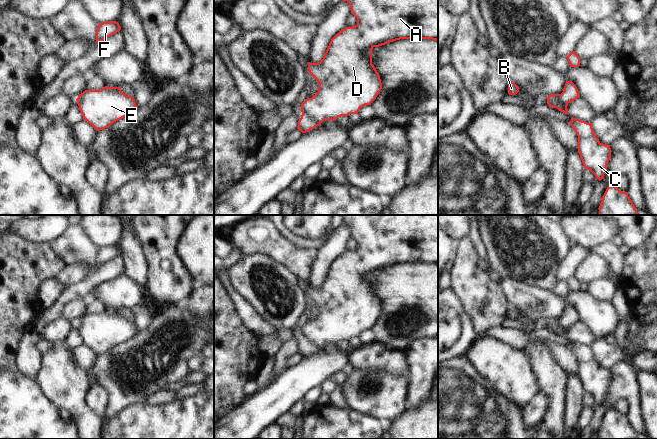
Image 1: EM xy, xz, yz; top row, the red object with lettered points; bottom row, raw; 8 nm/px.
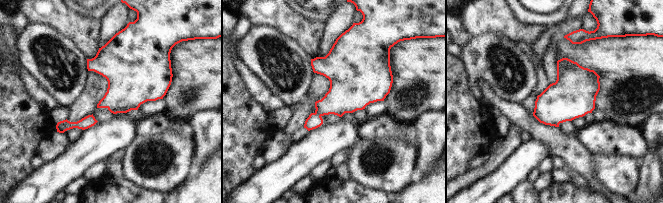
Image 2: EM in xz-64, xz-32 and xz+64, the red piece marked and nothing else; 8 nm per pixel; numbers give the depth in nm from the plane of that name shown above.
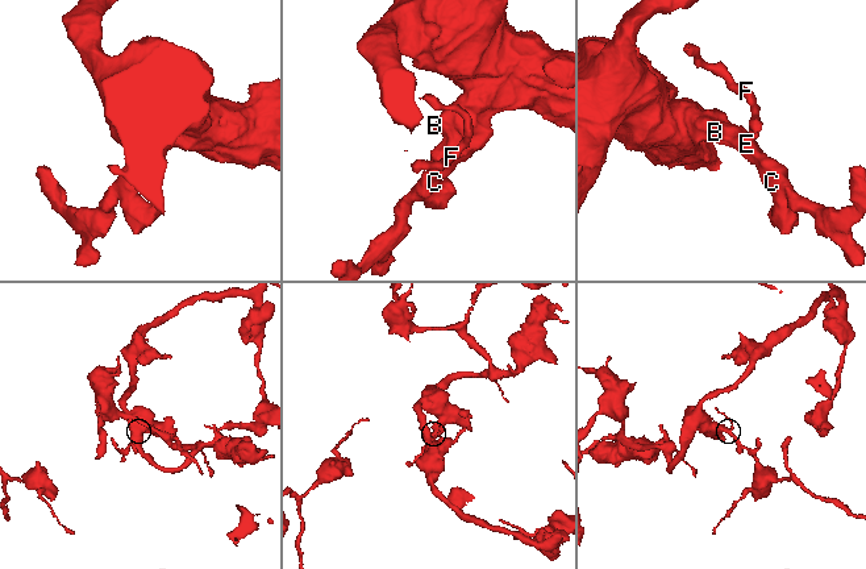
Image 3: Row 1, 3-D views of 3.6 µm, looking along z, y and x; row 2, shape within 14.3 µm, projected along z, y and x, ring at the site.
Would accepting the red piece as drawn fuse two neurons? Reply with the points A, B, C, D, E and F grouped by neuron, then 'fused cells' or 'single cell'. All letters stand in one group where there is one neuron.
A B C D E / F | fused cells

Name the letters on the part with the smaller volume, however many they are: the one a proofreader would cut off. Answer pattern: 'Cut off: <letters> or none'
Cut off: F

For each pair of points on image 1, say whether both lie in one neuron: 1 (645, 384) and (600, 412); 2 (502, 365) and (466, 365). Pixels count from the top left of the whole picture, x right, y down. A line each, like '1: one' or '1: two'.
1: two
2: two

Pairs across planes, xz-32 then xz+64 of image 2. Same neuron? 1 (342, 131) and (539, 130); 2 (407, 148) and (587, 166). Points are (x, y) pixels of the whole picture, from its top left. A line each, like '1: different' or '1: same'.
1: different
2: different

